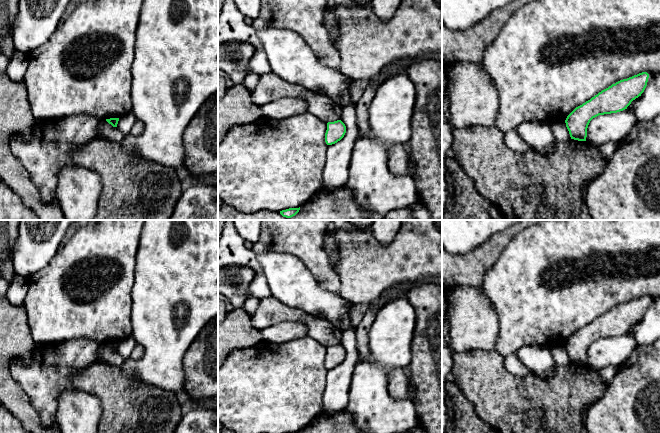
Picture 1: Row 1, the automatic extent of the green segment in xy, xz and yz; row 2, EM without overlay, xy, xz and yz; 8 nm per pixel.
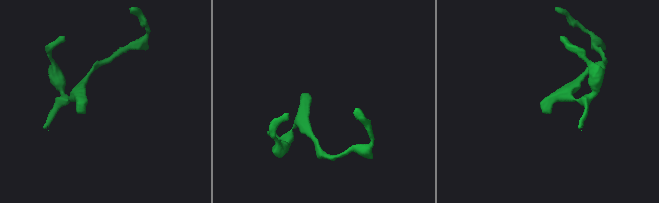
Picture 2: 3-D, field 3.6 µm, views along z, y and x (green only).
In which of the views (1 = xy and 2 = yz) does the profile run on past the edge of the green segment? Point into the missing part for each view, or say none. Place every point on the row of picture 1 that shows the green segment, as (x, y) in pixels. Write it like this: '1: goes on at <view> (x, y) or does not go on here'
1: does not go on here
2: does not go on here

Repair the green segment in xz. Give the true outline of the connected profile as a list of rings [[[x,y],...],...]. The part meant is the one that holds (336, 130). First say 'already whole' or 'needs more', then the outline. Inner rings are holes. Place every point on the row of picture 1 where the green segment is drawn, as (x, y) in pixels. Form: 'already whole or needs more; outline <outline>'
already whole; outline [[[341,120],[327,123],[325,142],[332,145],[340,141],[346,133],[346,126]]]

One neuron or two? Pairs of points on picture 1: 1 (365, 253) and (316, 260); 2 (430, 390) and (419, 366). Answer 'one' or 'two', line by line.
1: two
2: one

